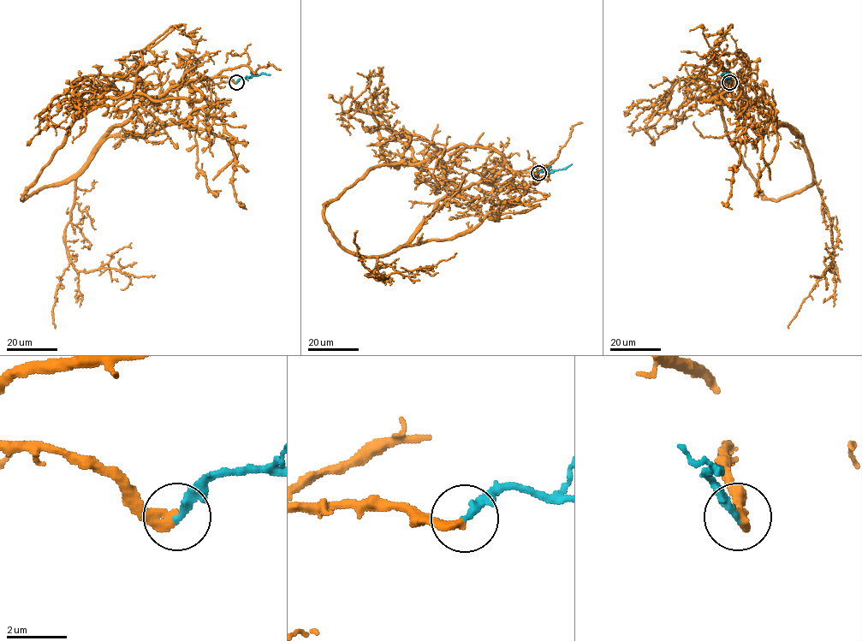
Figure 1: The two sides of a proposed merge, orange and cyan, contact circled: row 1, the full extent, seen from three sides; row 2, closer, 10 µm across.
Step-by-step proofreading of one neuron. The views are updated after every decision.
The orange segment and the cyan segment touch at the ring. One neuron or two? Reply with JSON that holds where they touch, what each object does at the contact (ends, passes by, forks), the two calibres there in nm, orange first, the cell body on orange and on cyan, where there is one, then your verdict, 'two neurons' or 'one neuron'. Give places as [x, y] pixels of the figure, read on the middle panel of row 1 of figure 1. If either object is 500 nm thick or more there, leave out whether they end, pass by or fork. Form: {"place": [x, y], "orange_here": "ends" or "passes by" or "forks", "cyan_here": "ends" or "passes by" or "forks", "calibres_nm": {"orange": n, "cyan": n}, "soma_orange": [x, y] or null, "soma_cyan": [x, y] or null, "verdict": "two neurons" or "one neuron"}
{"place": [538, 173], "orange_here": "ends", "cyan_here": "ends", "calibres_nm": {"orange": 360, "cyan": 260}, "soma_orange": null, "soma_cyan": null, "verdict": "one neuron"}

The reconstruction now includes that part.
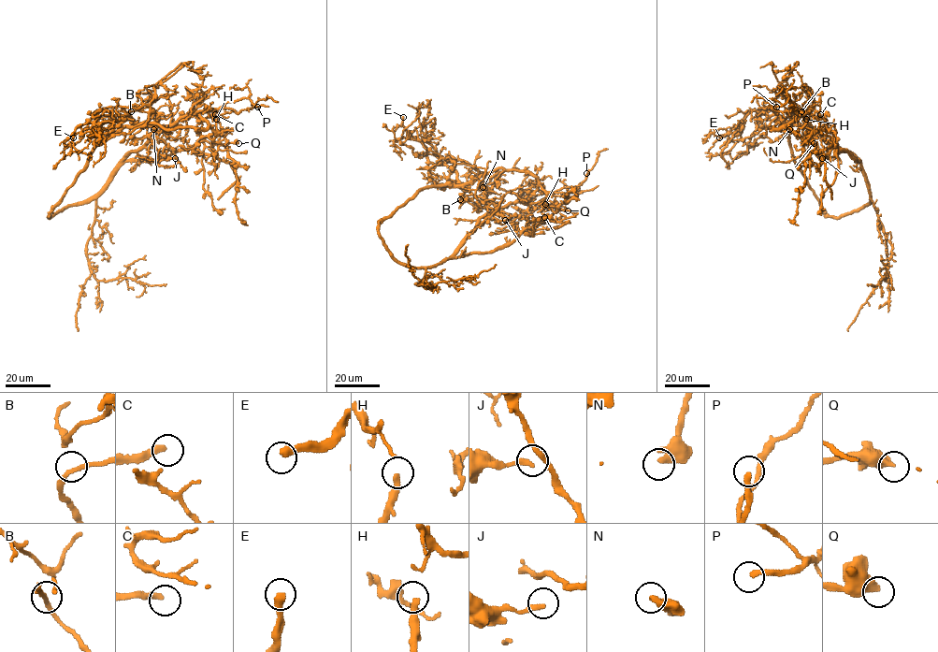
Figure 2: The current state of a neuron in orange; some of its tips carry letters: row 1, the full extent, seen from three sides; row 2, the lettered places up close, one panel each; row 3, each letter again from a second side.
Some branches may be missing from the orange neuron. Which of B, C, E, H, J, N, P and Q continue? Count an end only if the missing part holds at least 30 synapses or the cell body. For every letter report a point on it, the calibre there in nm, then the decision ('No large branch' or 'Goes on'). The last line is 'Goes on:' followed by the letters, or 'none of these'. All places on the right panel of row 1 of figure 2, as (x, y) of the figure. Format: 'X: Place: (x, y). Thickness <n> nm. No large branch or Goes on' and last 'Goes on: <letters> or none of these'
B: Place: (801, 111). Thickness 160 nm. No large branch
C: Place: (820, 114). Thickness 300 nm. Goes on
E: Place: (719, 137). Thickness 400 nm. Goes on
H: Place: (806, 119). Thickness 280 nm. Goes on
J: Place: (822, 158). Thickness 180 nm. No large branch
N: Place: (789, 129). Thickness 440 nm. No large branch
P: Place: (776, 107). Thickness 240 nm. Goes on
Q: Place: (814, 143). Thickness 440 nm. No large branch
Goes on: C, E, H, P

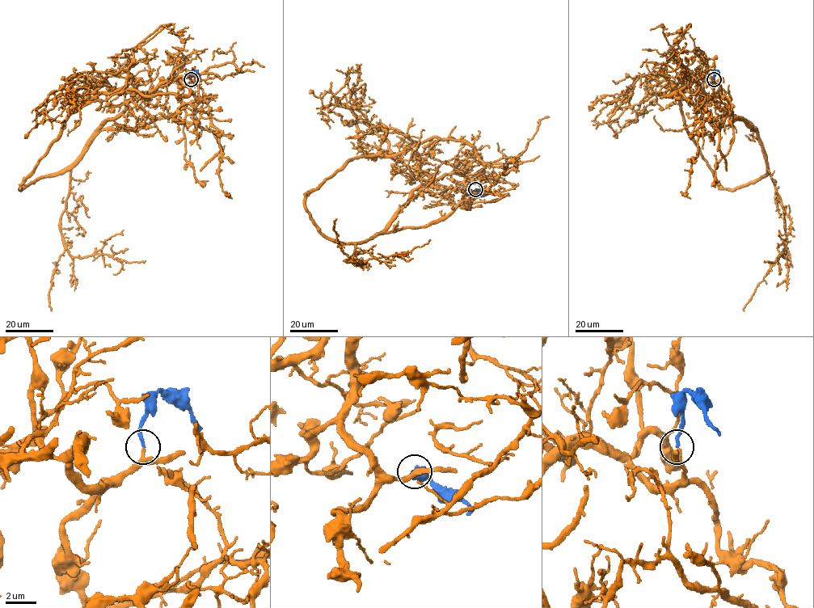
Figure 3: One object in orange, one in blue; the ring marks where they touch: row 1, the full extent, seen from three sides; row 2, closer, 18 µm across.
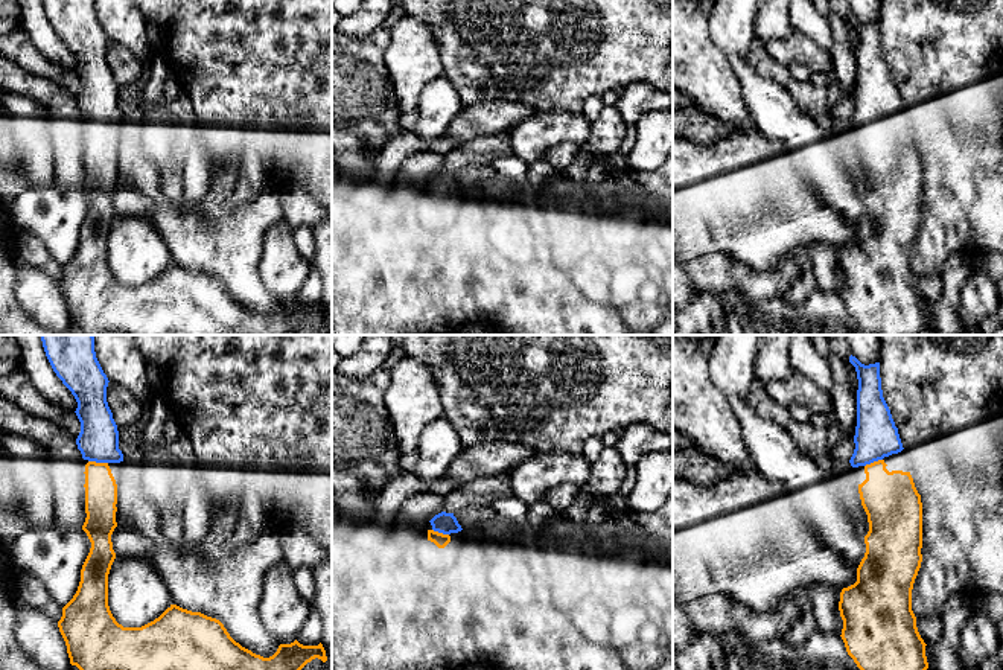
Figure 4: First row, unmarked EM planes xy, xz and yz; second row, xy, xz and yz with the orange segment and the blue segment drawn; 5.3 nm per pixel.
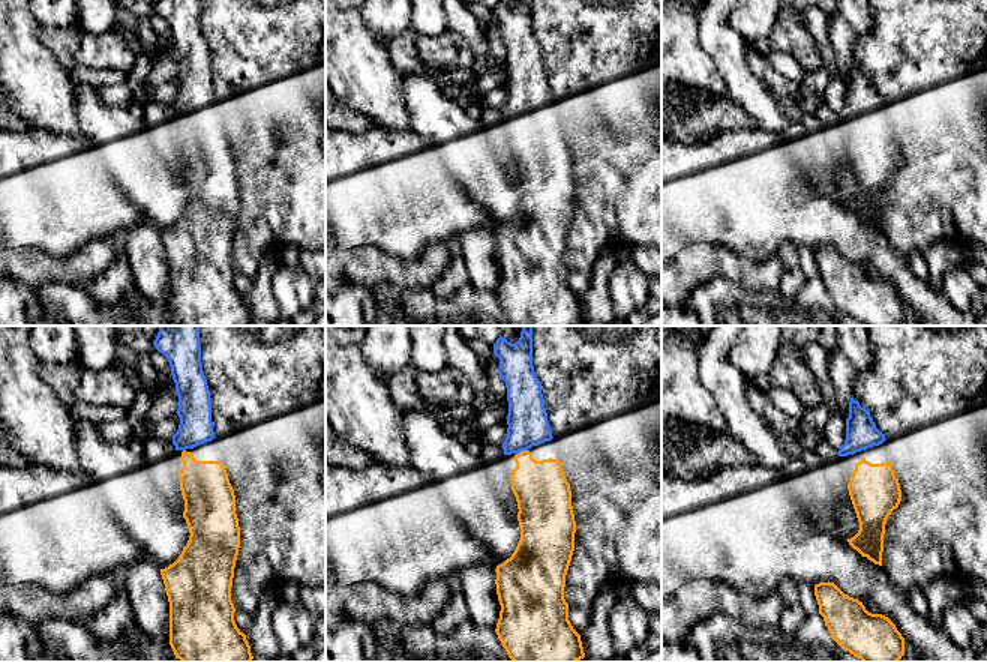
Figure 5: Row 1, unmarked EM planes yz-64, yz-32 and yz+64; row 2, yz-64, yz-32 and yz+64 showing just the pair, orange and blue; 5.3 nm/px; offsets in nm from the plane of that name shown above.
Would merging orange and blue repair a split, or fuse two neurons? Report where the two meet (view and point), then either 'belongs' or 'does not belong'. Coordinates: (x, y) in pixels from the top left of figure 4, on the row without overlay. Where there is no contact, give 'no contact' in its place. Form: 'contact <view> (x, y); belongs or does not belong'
contact xy (98, 122); belongs

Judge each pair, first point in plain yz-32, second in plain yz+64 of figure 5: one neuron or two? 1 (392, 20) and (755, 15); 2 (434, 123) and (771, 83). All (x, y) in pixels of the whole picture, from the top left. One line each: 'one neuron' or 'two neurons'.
1: two neurons
2: two neurons

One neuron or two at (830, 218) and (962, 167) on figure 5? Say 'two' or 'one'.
two

